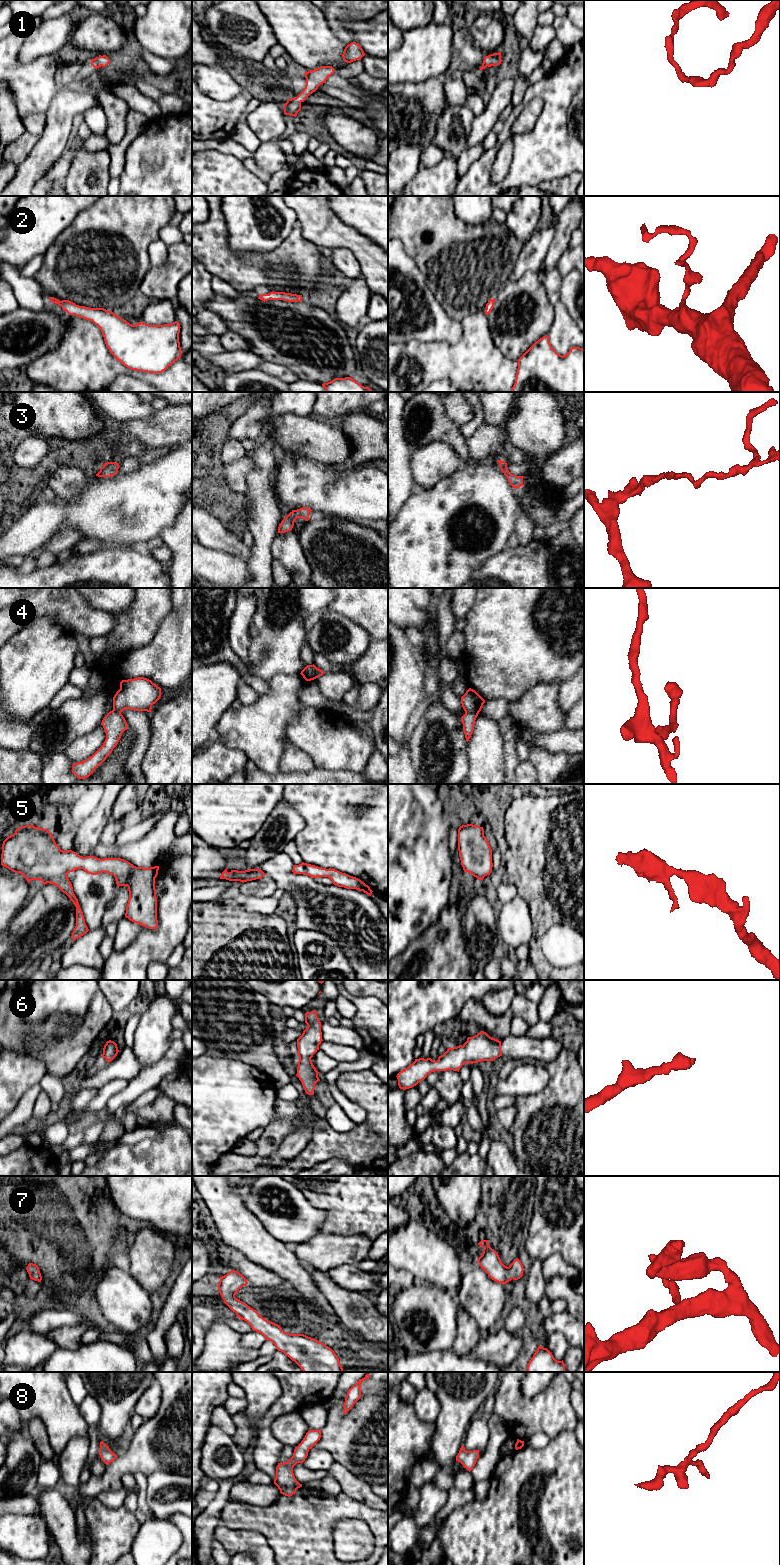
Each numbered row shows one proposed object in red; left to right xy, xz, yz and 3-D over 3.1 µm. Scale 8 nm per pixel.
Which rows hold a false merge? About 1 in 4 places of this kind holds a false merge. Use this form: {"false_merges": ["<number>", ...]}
{"false_merges": ["4"]}

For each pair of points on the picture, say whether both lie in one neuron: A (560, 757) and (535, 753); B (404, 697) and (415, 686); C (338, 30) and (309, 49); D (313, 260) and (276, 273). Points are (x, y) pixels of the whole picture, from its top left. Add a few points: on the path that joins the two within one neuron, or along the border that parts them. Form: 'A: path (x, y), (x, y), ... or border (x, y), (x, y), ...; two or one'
A: path (554, 757), (541, 757); one
B: path (407, 694), (412, 689); one
C: border (323, 12), (328, 26), (337, 37); two
D: path (304, 266), (285, 269); one

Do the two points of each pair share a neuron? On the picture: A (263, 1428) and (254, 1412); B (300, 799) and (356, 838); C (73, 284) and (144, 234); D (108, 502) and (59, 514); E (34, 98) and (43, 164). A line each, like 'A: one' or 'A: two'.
A: two
B: one
C: one
D: one
E: two

